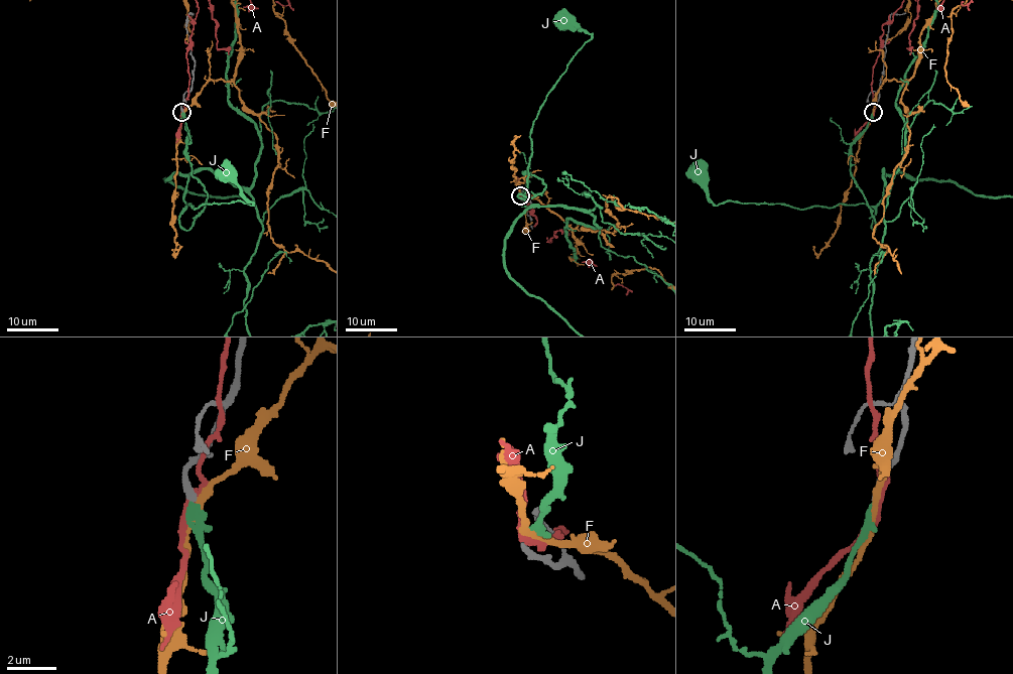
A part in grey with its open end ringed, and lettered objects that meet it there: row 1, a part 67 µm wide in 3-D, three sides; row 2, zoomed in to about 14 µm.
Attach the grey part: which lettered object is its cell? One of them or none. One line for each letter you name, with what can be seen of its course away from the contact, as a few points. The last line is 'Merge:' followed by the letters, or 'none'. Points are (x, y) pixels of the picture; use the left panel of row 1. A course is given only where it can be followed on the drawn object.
J: it runs (181, 111), (186, 159), (208, 195), (185, 230), (178, 219), (187, 204), (252, 205), (223, 172)
Merge: J

